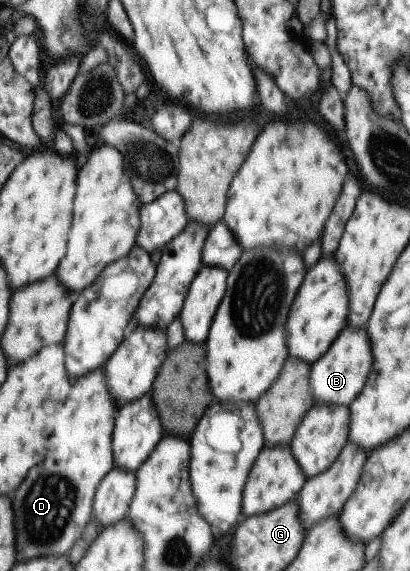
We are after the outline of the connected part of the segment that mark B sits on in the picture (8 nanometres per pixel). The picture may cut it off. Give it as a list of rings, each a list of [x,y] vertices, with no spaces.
[[[350,324],[341,332],[326,355],[315,361],[311,370],[311,389],[317,404],[343,405],[350,407],[361,396],[369,373],[373,369],[373,355],[367,327],[355,329]]]

